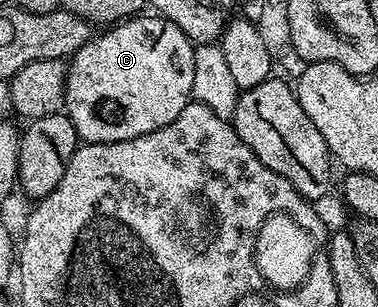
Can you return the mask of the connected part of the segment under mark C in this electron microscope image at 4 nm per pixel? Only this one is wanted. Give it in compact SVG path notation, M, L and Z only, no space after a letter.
M136 16L126 19L112 25L110 28L104 29L107 30L104 34L96 33L80 50L70 55L67 68L67 87L65 88L65 96L63 97L65 113L84 143L120 142L121 140L136 138L137 136L145 136L149 132L153 132L157 128L165 128L165 124L177 120L177 116L181 116L181 112L185 109L187 103L192 101L191 89L193 88L193 60L196 43L187 38L185 32L181 32L181 28L177 28L177 24L167 21L166 18L158 16L150 16L151 18L143 17Z

